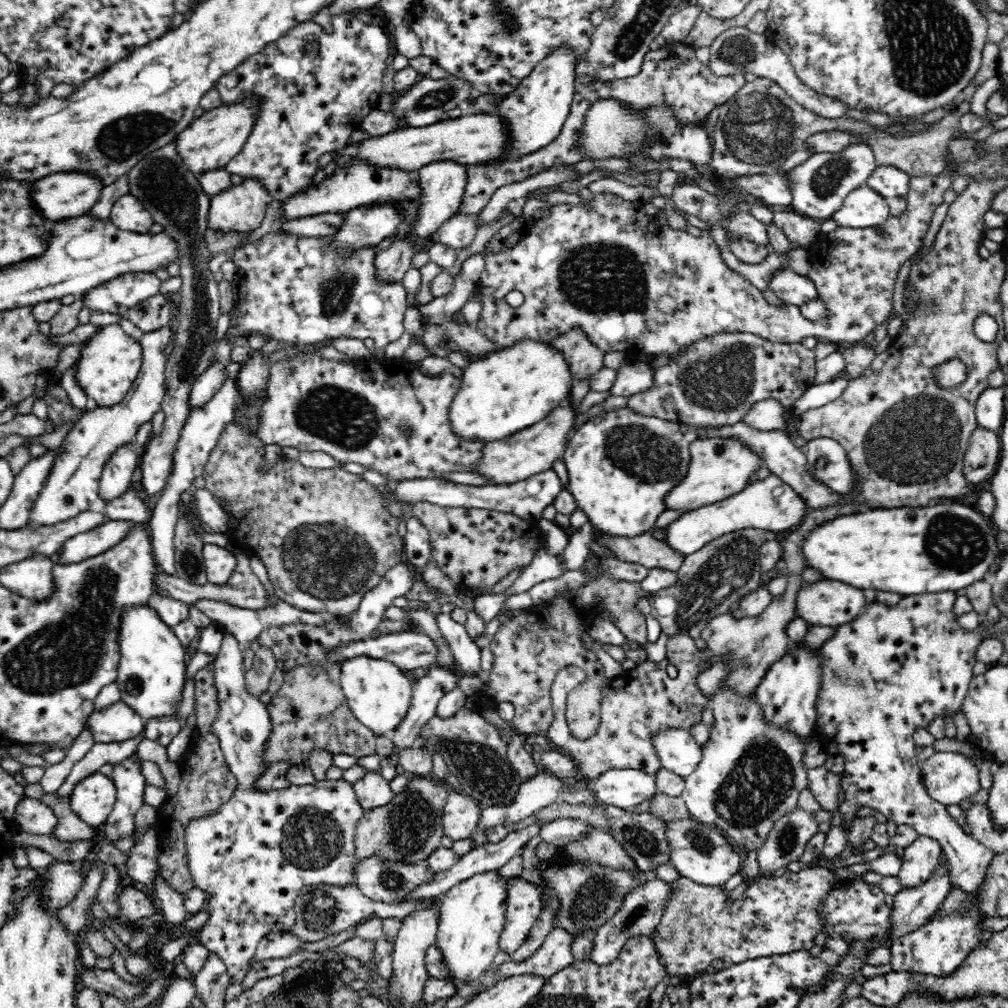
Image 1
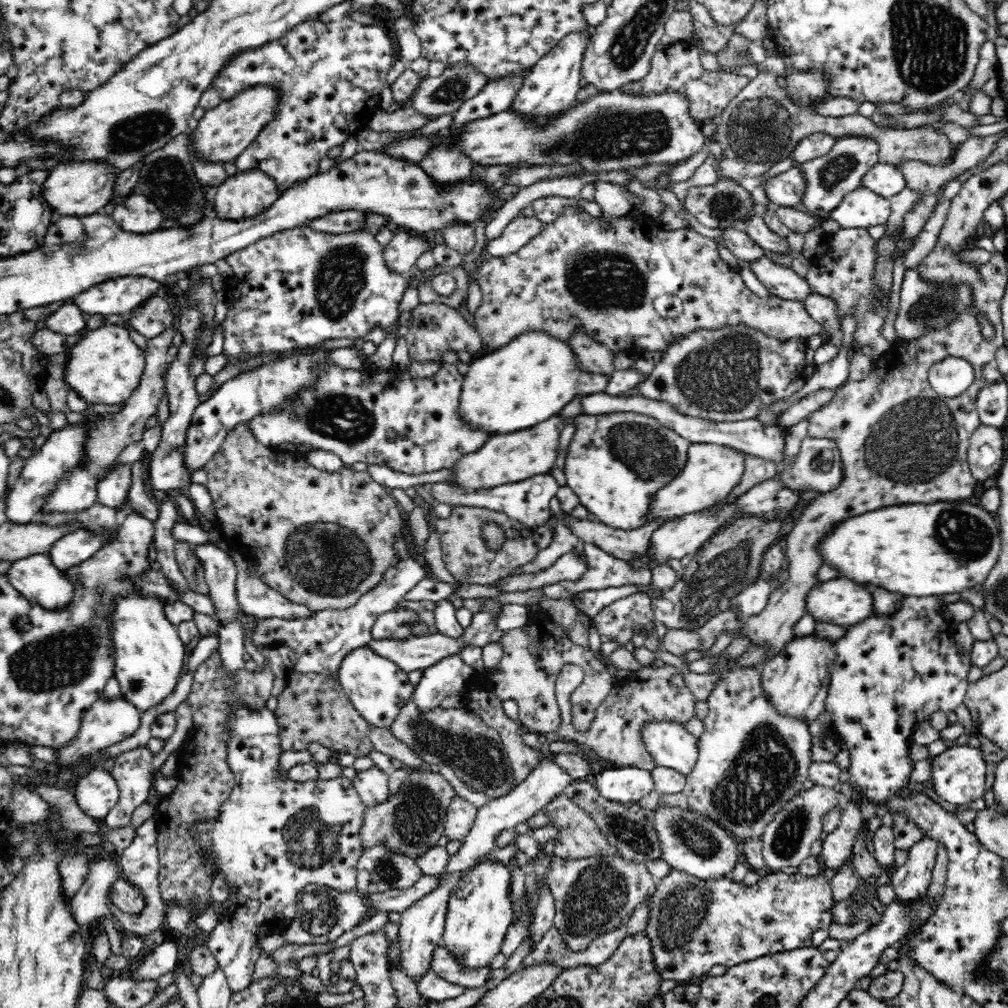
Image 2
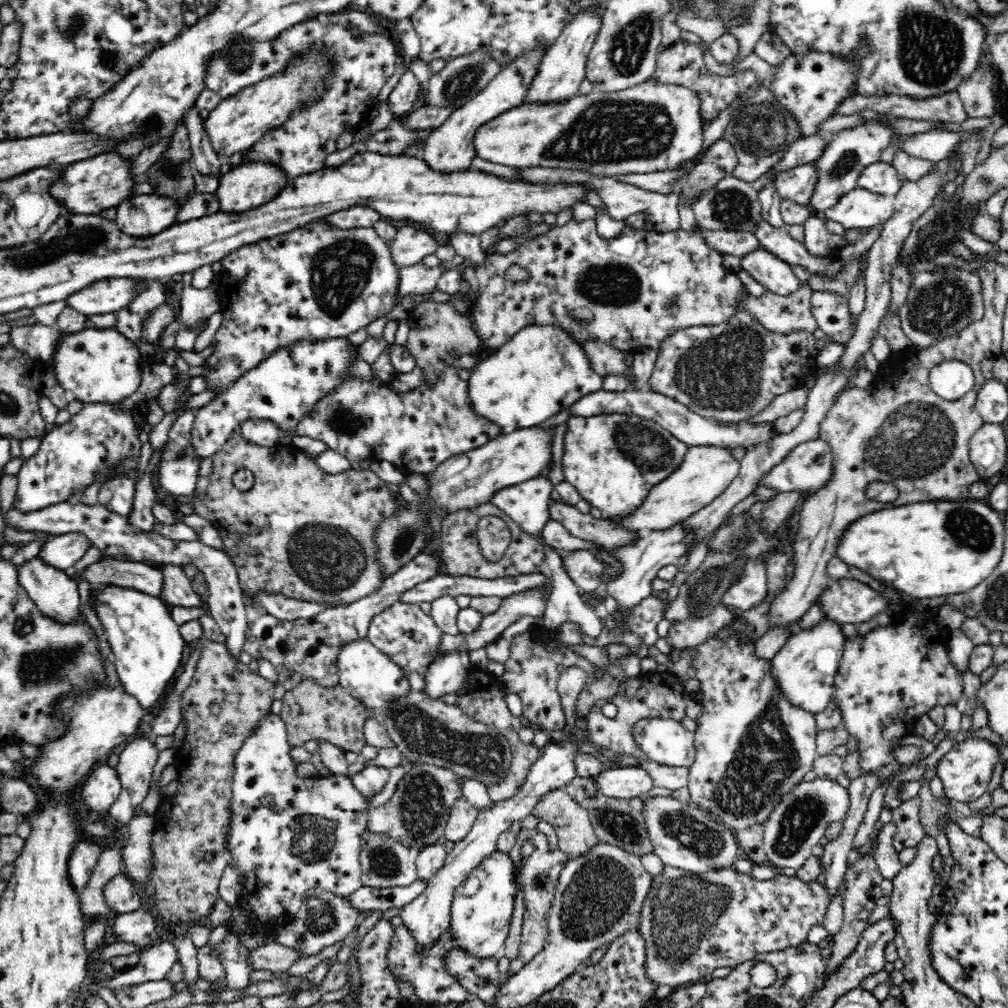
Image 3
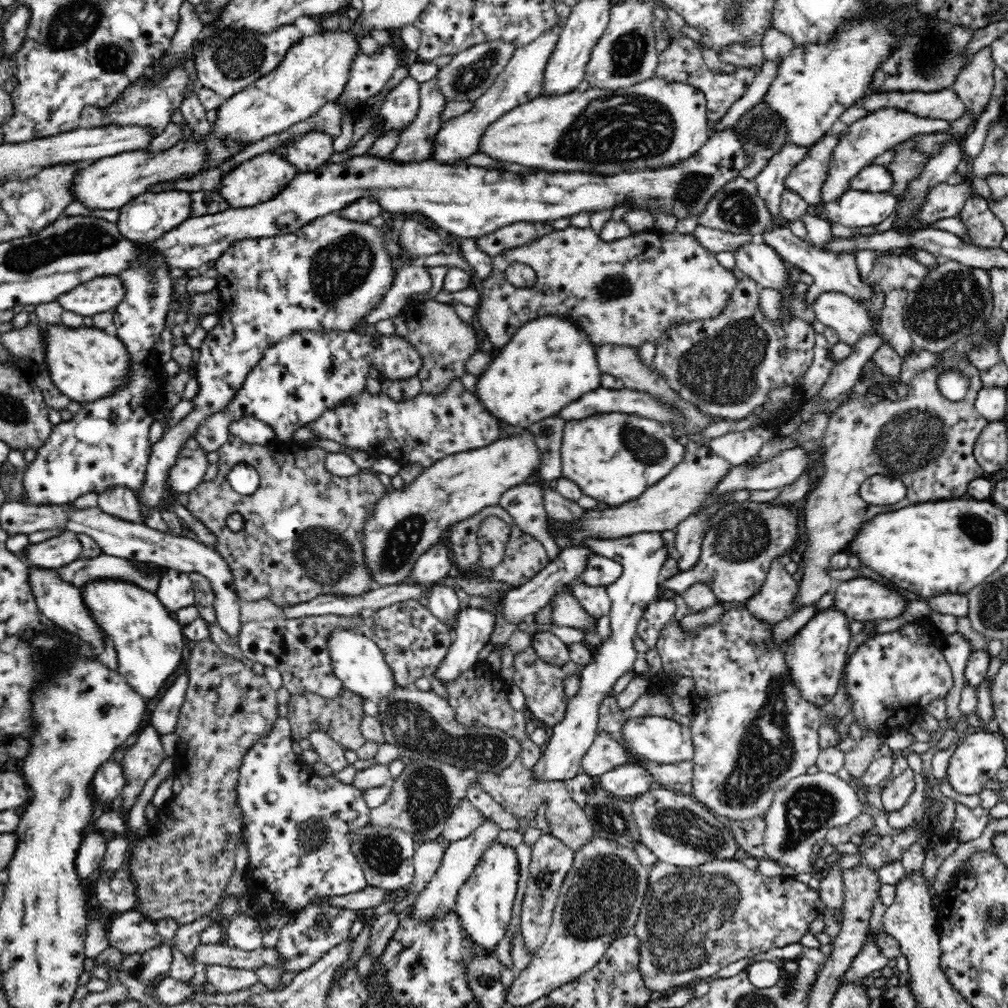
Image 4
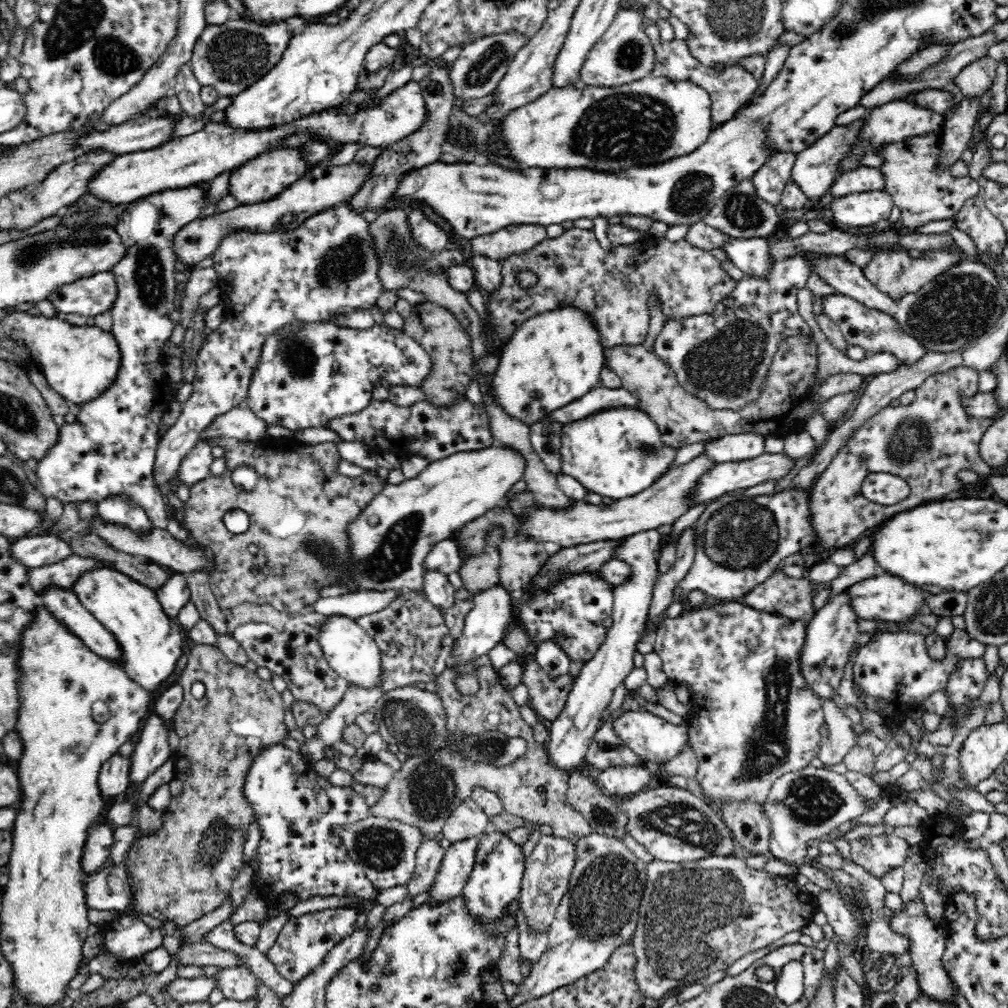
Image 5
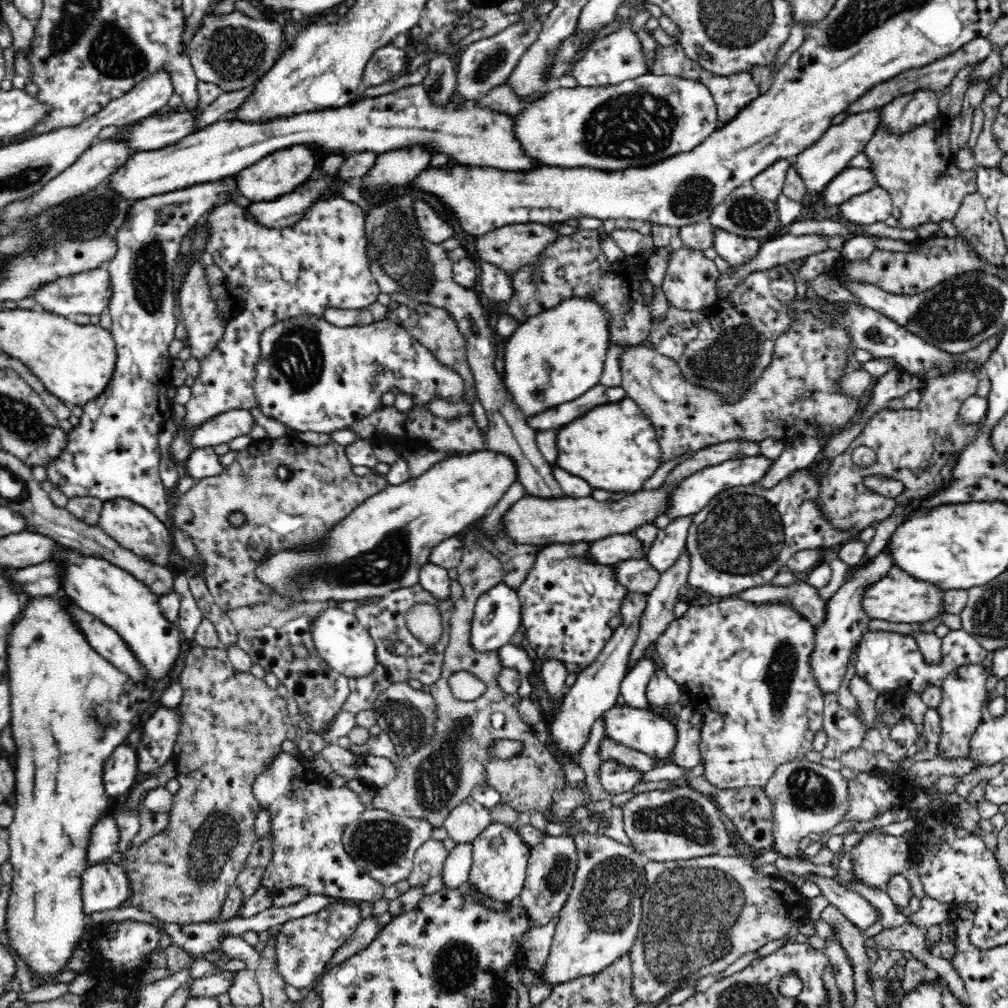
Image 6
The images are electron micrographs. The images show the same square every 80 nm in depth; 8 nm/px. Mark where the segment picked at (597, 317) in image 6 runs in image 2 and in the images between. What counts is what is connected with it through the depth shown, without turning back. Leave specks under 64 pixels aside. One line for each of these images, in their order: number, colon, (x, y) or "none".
2: (519, 385)
3: (539, 371)
4: (548, 363)
5: (552, 359)

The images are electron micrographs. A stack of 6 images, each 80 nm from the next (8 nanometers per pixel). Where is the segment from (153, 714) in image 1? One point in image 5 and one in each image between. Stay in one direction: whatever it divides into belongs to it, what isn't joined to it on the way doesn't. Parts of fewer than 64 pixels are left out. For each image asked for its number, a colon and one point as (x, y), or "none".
2: (149, 656)
3: (147, 646)
4: (149, 642)
5: (151, 642)

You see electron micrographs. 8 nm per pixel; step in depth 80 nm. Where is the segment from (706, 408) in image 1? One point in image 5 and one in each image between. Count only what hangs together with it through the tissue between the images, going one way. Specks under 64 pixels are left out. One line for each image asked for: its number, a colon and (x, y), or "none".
2: (725, 375)
3: (729, 372)
4: (728, 366)
5: (723, 358)

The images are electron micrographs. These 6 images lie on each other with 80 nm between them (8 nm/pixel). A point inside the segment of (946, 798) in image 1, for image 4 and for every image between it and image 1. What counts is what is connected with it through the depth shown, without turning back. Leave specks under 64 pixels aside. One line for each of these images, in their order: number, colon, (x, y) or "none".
2: (958, 774)
3: (965, 770)
4: (977, 757)

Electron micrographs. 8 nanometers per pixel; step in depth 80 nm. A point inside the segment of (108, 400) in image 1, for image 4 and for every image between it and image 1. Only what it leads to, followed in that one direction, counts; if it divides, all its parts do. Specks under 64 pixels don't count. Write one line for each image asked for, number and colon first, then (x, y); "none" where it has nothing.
2: (104, 367)
3: (96, 365)
4: (87, 364)

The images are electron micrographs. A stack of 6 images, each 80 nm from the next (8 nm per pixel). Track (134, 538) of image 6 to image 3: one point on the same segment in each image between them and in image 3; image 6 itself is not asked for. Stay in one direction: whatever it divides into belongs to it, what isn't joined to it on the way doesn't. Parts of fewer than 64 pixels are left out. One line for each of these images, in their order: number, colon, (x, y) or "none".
3: (117, 493)
4: (120, 501)
5: (119, 508)

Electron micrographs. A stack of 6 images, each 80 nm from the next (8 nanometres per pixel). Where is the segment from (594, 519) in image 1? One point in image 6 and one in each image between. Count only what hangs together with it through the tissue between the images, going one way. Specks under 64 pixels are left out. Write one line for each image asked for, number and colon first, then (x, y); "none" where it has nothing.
2: (616, 463)
3: (613, 460)
4: (614, 457)
5: (616, 453)
6: (614, 447)

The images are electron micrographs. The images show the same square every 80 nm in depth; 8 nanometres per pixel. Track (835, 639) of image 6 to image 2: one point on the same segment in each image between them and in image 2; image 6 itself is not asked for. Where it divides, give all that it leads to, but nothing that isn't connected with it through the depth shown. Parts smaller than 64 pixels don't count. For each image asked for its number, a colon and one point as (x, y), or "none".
2: (795, 682)
3: (804, 668)
4: (817, 653)
5: (833, 630)

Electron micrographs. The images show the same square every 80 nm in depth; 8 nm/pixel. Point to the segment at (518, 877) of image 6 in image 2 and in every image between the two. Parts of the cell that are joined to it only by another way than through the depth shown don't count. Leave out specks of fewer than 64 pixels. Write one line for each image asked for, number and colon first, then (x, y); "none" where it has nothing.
2: (479, 910)
3: (480, 915)
4: (484, 902)
5: (495, 881)

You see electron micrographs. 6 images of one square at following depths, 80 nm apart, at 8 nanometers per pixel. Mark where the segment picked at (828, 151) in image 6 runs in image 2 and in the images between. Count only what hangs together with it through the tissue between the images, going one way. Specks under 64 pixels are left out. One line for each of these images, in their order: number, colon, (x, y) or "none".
2: (785, 189)
3: (796, 185)
4: (806, 179)
5: (817, 168)

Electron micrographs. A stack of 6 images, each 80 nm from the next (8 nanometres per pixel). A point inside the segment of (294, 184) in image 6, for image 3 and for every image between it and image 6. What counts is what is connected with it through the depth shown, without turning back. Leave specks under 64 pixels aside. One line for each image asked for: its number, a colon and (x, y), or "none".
3: (244, 188)
4: (258, 180)
5: (259, 180)

